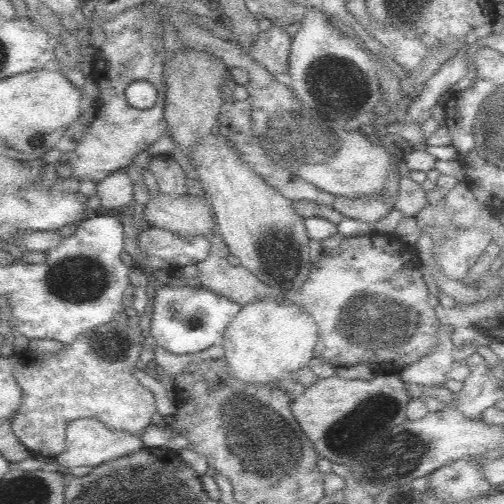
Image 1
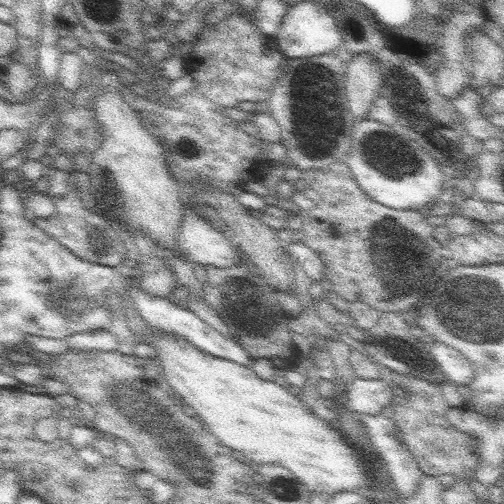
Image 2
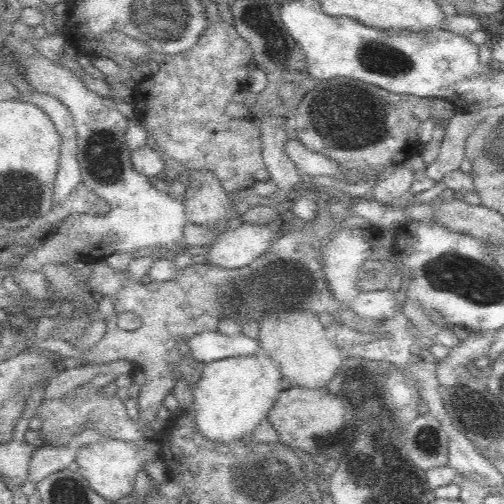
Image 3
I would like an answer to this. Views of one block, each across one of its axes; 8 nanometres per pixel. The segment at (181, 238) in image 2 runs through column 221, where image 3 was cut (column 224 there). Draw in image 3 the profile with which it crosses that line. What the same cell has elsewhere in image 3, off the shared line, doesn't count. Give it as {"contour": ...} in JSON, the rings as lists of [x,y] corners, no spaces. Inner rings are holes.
{"contour":[[[242,224],[238,230],[226,232],[208,246],[204,262],[222,266],[226,270],[246,268],[256,258],[262,258],[270,246],[278,240],[278,234],[270,232],[266,226]]]}

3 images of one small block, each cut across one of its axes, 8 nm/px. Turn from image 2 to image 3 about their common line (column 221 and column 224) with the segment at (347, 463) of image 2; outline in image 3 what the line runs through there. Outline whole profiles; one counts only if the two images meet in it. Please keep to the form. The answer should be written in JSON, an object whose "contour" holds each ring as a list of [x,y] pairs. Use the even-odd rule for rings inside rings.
{"contour":[[[264,354],[238,358],[232,356],[204,364],[204,372],[192,388],[194,404],[190,408],[194,412],[192,416],[198,432],[206,438],[206,442],[210,440],[218,444],[230,444],[236,440],[242,442],[252,438],[260,422],[268,418],[278,396],[286,388],[282,380],[284,378],[280,374],[278,362]]]}

